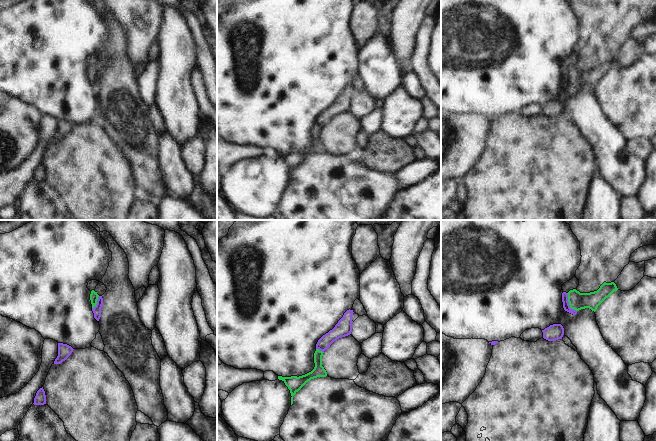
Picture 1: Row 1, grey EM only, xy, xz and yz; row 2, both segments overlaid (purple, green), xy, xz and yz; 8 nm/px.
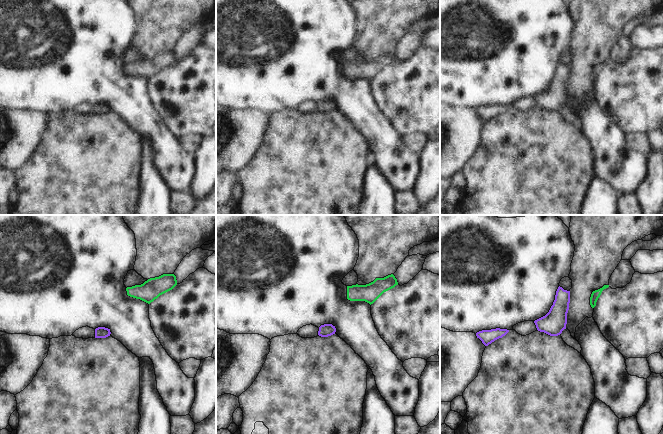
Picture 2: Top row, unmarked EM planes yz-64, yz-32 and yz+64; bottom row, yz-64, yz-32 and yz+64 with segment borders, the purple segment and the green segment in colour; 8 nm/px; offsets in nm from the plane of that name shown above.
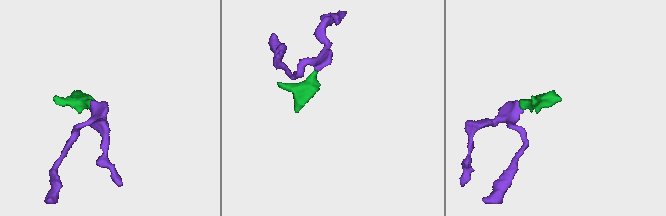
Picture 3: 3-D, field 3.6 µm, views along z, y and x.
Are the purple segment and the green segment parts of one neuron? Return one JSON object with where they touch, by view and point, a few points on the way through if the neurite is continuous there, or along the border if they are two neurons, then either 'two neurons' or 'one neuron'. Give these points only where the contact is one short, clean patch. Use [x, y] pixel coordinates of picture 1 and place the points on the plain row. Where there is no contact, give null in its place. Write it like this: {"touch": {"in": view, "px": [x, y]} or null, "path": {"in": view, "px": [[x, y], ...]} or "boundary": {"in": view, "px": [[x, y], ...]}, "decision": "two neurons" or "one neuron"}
{"touch": {"in": "yz", "px": [568, 79]}, "path": {"in": "yz", "px": [[566, 82], [568, 79], [577, 77]]}, "decision": "one neuron"}

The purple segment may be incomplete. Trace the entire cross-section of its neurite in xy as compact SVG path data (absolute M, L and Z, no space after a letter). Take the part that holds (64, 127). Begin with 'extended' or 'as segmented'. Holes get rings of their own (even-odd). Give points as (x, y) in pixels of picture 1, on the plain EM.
as segmented | M58 119L58 132L54 137L54 140L61 140L65 137L73 128L73 124L67 120Z

